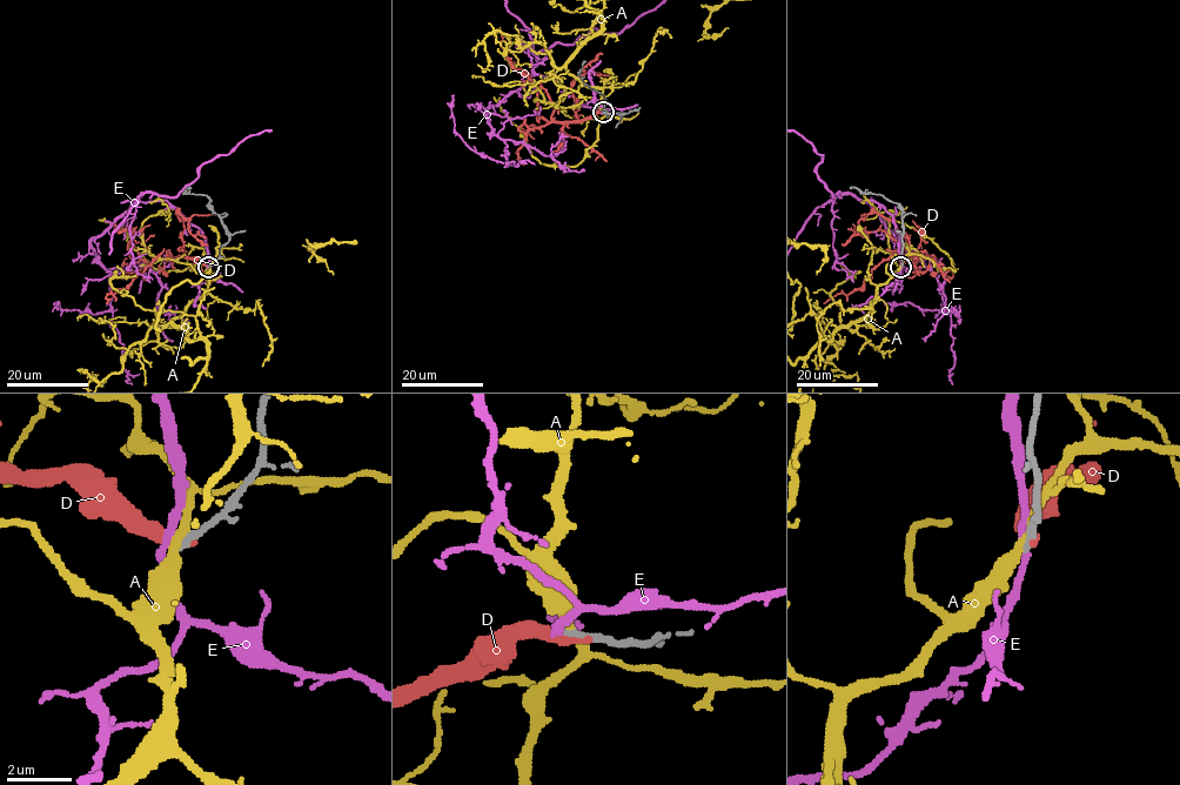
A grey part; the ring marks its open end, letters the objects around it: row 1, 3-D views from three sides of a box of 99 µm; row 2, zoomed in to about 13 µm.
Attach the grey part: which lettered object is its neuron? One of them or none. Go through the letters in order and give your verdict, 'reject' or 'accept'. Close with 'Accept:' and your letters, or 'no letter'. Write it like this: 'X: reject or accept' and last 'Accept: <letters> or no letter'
A: reject
D: reject
E: reject
Accept: no letter

